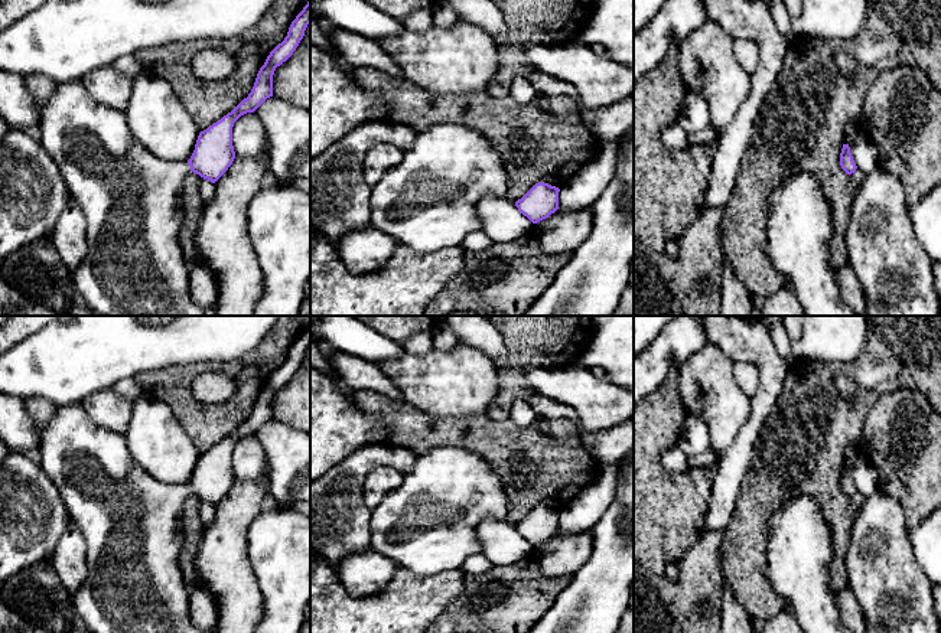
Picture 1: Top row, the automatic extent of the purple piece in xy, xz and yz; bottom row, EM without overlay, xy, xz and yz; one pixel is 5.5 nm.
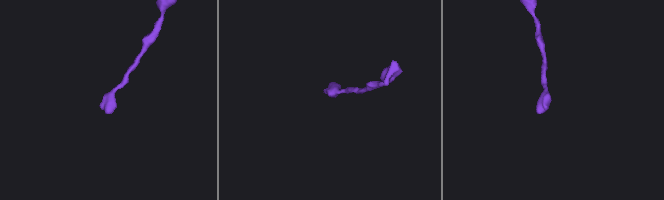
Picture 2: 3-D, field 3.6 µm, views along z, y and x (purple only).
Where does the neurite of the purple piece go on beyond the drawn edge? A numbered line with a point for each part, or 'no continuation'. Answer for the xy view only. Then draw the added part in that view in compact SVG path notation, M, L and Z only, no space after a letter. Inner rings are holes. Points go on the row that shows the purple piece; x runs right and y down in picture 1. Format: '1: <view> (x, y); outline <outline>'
1: xy (132, 199); outline M81 81L59 84L40 110L36 134L79 203L87 228L87 255L72 274L84 304L97 316L218 316L191 297L189 264L180 245L183 223L182 187L191 173L188 161L165 160L130 131L126 115L94 99Z

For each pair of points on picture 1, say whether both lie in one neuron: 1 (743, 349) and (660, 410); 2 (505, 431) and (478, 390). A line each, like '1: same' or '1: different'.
1: different
2: different

